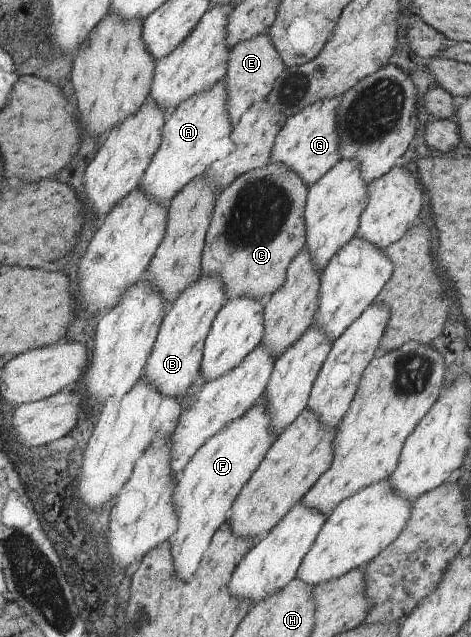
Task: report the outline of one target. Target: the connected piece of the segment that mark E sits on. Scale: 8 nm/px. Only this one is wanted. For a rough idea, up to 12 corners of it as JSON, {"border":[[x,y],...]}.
{"border":[[268,32],[233,48],[228,113],[237,126],[287,68]]}

